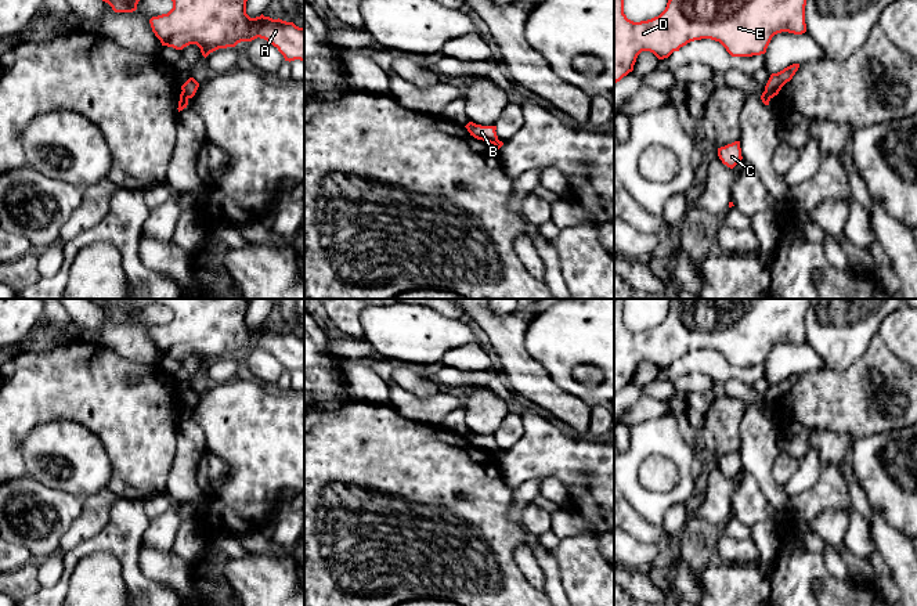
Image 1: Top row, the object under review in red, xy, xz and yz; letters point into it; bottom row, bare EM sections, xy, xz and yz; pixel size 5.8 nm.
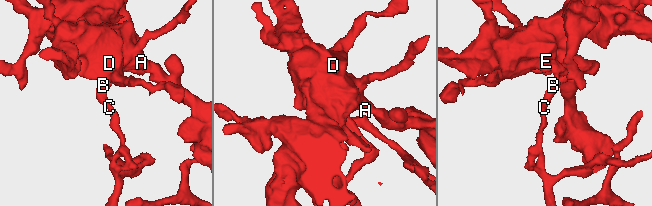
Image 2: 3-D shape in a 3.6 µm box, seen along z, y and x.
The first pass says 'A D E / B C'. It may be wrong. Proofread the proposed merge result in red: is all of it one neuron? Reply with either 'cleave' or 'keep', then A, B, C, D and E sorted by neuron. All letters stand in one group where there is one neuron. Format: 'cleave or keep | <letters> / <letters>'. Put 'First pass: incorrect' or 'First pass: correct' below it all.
cleave | A D E / B C
First pass: correct

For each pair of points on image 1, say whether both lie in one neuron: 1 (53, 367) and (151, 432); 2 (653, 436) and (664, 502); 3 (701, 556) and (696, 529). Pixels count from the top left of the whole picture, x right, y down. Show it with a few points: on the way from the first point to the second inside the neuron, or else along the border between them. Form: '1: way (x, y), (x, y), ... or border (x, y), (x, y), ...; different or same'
1: way (78, 382), (96, 386), (126, 407); same
2: way (671, 448), (683, 461), (682, 486); same
3: way (699, 549), (697, 536); same

